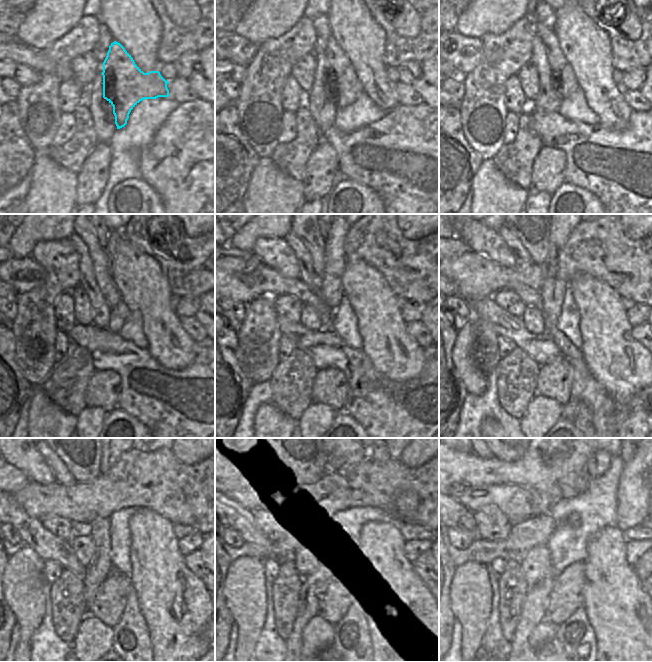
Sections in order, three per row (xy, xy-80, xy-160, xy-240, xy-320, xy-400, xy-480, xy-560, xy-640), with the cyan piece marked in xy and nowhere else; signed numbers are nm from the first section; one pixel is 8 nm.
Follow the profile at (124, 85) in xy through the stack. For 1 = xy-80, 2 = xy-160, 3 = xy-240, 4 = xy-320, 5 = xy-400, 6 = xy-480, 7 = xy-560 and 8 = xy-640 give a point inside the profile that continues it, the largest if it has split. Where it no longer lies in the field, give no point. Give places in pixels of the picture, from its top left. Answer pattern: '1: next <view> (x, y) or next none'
1: next xy-80 (346, 85)
2: next xy-160 (562, 71)
3: next xy-240 (101, 261)
4: next xy-320 (310, 234)
5: next xy-400 (533, 234)
6: next xy-480 (83, 458)
7: next xy-560 (304, 458)
8: next xy-640 (509, 458)

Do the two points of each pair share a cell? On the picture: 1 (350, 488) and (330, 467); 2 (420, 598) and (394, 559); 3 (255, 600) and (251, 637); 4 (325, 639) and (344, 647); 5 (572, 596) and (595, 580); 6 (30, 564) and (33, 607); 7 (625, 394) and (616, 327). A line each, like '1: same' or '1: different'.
1: different
2: same
3: same
4: different
5: different
6: same
7: same

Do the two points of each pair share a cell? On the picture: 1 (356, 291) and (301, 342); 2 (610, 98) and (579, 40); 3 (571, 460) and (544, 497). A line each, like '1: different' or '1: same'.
1: different
2: same
3: different

